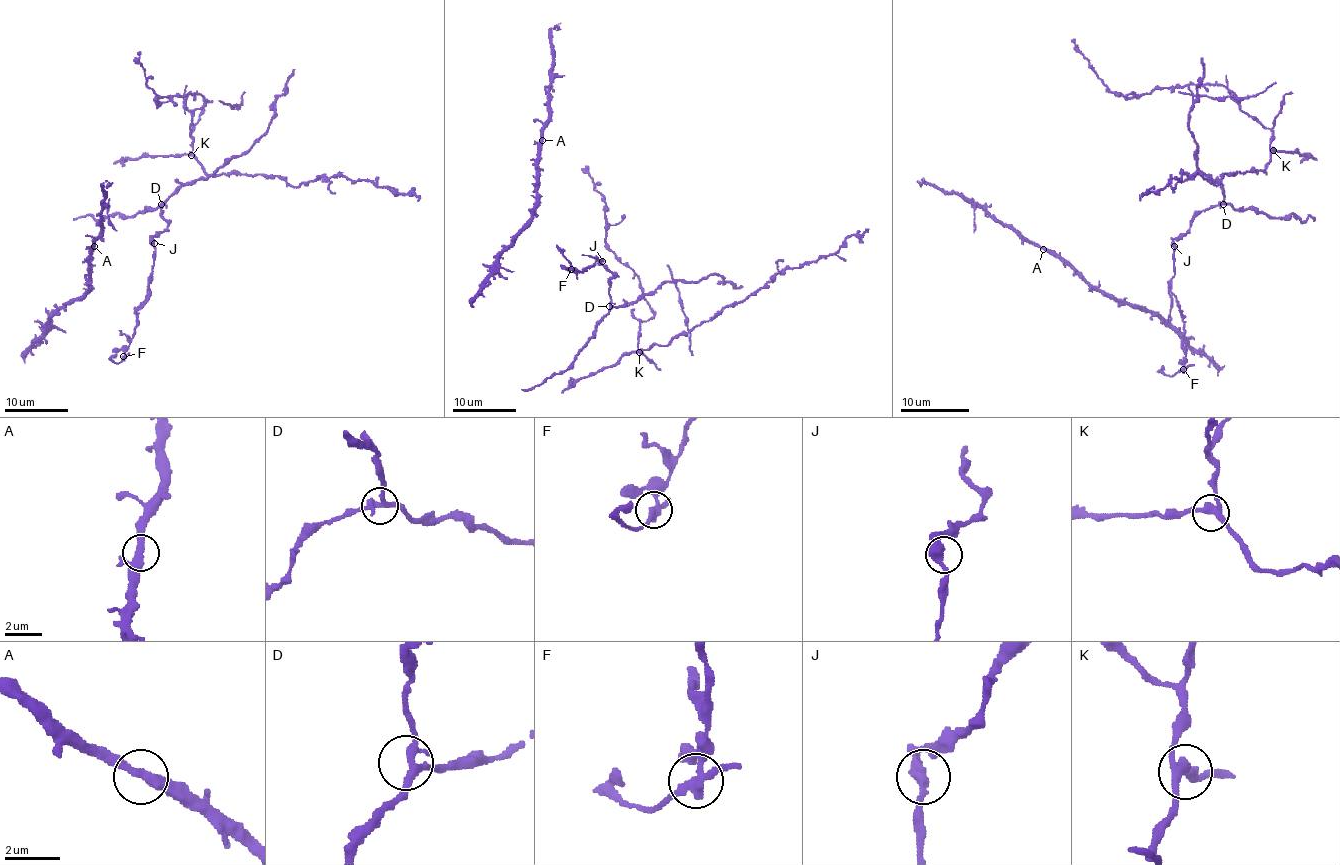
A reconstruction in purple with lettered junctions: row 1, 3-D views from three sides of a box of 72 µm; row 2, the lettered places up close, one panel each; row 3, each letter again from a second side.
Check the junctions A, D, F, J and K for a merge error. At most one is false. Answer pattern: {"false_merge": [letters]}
{"false_merge": ["F"]}

